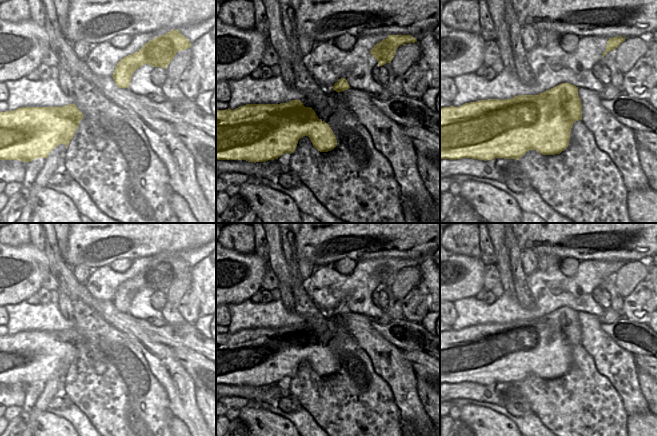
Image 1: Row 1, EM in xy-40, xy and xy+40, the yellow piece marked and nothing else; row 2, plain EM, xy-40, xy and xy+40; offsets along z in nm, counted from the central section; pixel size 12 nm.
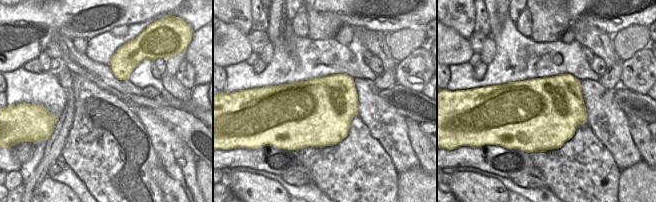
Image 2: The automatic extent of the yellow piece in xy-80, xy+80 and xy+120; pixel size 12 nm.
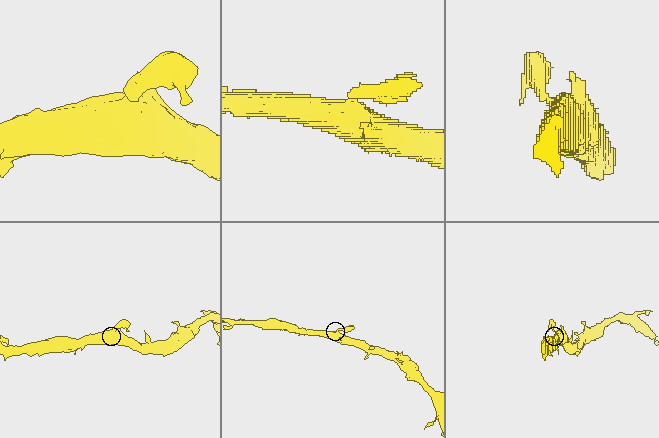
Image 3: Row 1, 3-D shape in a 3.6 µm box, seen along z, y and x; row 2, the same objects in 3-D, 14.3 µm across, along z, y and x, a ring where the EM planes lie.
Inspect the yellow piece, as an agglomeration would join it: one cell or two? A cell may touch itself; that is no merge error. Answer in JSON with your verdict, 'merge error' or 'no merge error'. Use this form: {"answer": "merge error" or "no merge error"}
{"answer": "no merge error"}

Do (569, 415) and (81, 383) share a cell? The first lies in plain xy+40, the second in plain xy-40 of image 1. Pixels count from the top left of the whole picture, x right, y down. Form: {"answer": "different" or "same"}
{"answer": "same"}

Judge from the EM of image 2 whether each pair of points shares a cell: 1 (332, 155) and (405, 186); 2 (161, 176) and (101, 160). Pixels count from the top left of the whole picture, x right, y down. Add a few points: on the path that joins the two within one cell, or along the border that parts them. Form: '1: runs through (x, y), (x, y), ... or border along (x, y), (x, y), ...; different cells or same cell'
1: border along (397, 174), (398, 191); different cells
2: border along (156, 165), (151, 169), (151, 176), (162, 191); different cells

